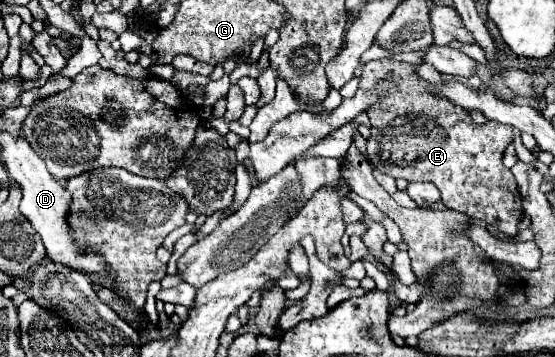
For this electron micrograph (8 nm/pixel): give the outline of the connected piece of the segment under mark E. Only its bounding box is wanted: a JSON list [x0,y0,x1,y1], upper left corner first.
[359,59,523,235]

